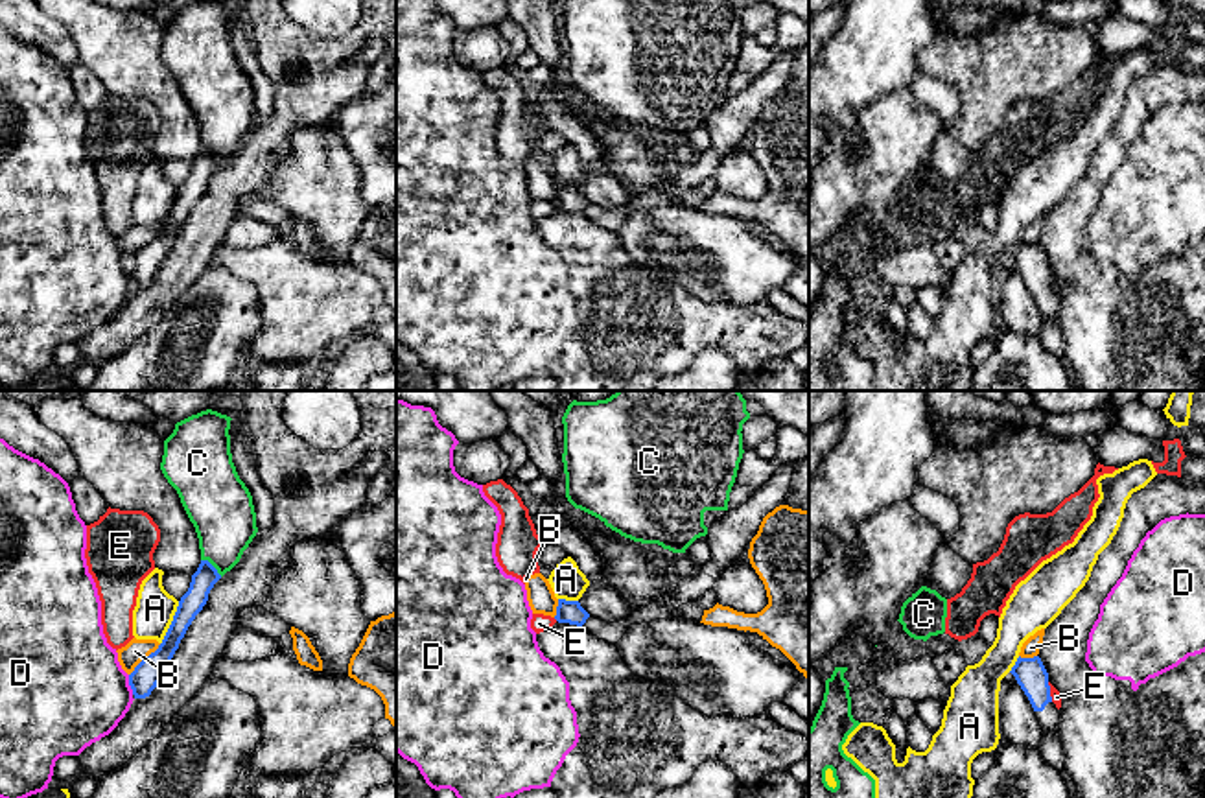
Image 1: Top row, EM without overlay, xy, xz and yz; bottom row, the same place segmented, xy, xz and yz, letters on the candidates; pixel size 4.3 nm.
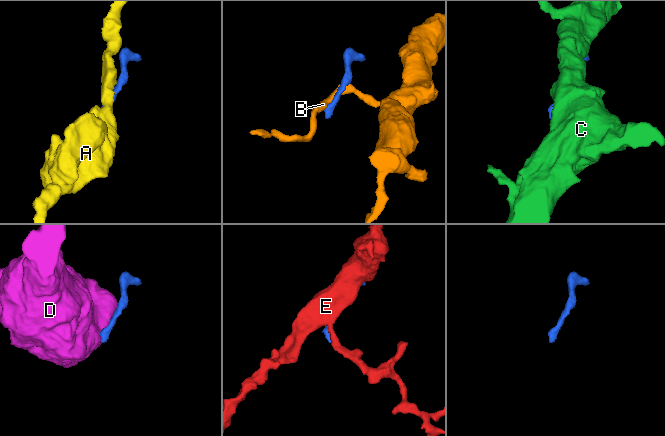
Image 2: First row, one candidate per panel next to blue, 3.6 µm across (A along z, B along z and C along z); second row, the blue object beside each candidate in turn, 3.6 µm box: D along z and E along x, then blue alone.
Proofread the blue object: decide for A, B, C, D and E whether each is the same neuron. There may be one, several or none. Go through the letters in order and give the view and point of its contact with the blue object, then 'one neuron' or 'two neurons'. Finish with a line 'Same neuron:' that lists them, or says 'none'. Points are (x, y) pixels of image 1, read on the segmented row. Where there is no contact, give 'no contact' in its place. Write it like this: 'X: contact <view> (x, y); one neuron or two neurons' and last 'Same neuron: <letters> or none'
A: contact xy (172, 623); two neurons
B: contact xy (144, 658); two neurons
C: contact xy (212, 566); two neurons
D: contact xy (129, 684); two neurons
E: contact yz (1049, 692); two neurons
Same neuron: none

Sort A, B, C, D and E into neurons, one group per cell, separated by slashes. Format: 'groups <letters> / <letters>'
groups A / B / C / D / E

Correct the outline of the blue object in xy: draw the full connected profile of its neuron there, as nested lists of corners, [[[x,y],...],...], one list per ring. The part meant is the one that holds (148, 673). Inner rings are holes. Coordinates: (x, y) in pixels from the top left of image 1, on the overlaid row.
[[[201,560],[197,571],[192,575],[188,592],[179,601],[162,643],[129,675],[129,686],[135,698],[146,698],[157,687],[188,627],[206,604],[208,593],[219,579],[221,575],[217,569],[208,560]]]

